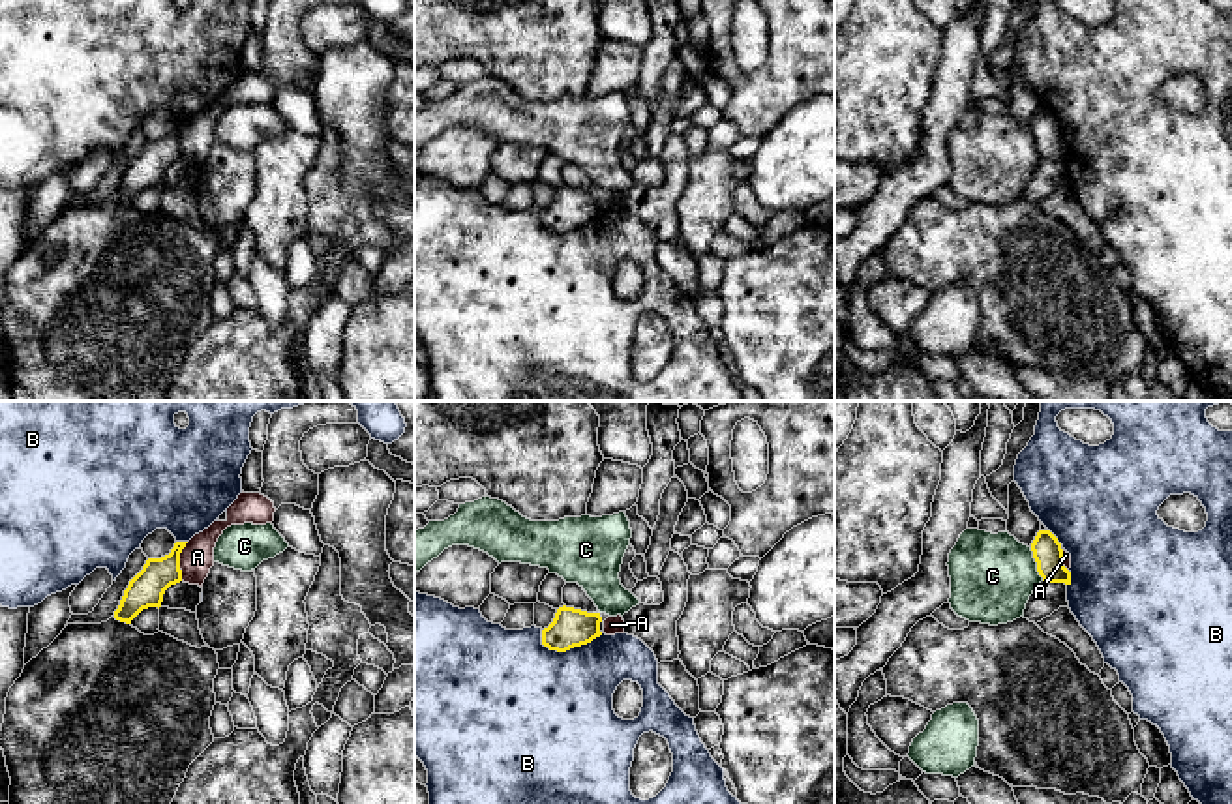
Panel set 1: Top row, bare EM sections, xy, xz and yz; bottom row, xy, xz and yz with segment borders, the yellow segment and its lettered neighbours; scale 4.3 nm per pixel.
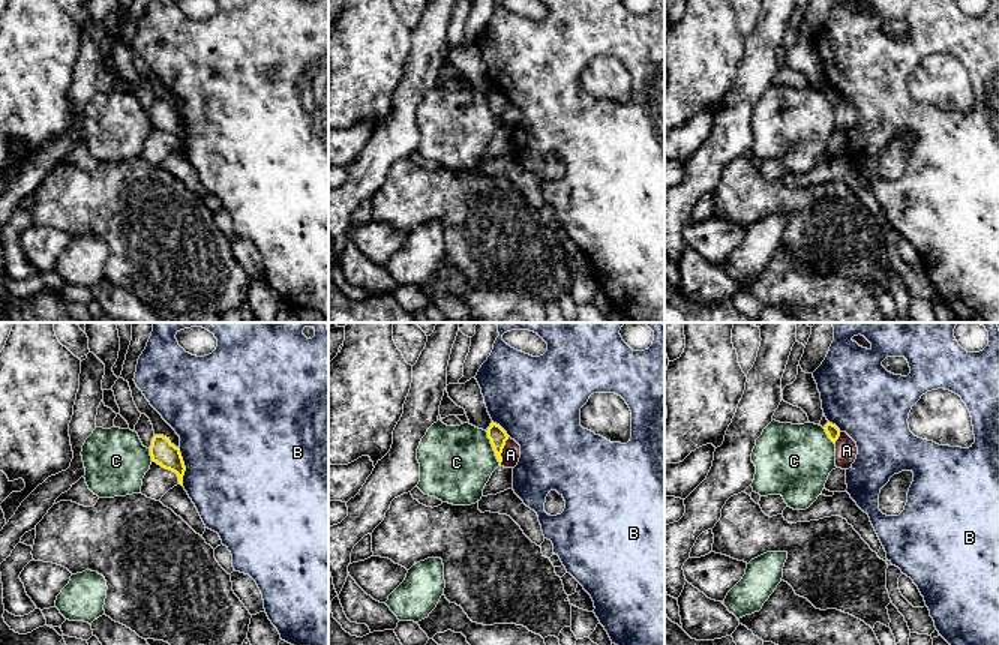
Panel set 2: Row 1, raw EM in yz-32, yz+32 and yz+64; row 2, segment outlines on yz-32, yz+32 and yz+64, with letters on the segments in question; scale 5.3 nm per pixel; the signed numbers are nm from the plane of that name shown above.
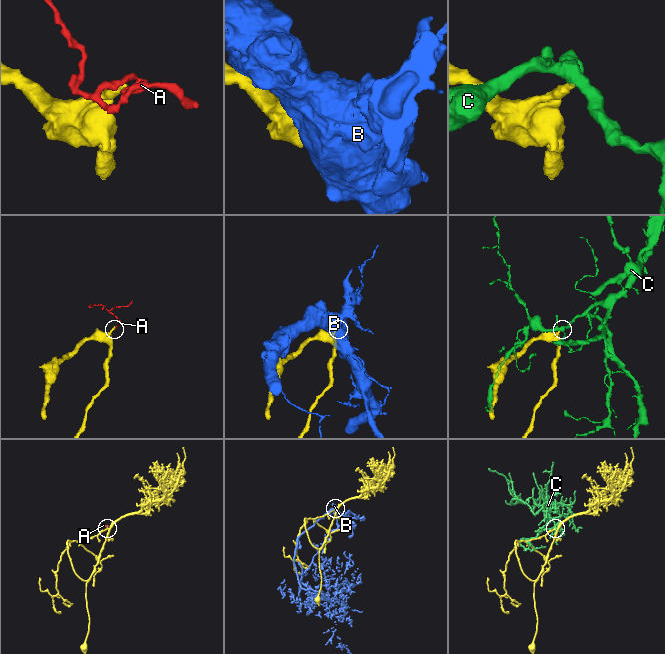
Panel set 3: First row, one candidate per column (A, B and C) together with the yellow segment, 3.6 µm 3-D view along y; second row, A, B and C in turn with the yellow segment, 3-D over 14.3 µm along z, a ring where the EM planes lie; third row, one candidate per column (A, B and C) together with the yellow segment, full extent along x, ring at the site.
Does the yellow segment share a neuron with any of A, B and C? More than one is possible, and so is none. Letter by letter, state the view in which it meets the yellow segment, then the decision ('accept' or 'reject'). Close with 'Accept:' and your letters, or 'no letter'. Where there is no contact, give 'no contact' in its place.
A: xy | reject
B: xz | reject
C: yz | reject
Accept: no letter

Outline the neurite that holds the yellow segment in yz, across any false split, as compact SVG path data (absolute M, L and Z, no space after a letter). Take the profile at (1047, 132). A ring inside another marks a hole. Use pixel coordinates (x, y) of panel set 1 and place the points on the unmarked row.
M1050 111L1037 112L1031 131L1043 161L1071 165L1071 152L1063 146L1061 124Z

